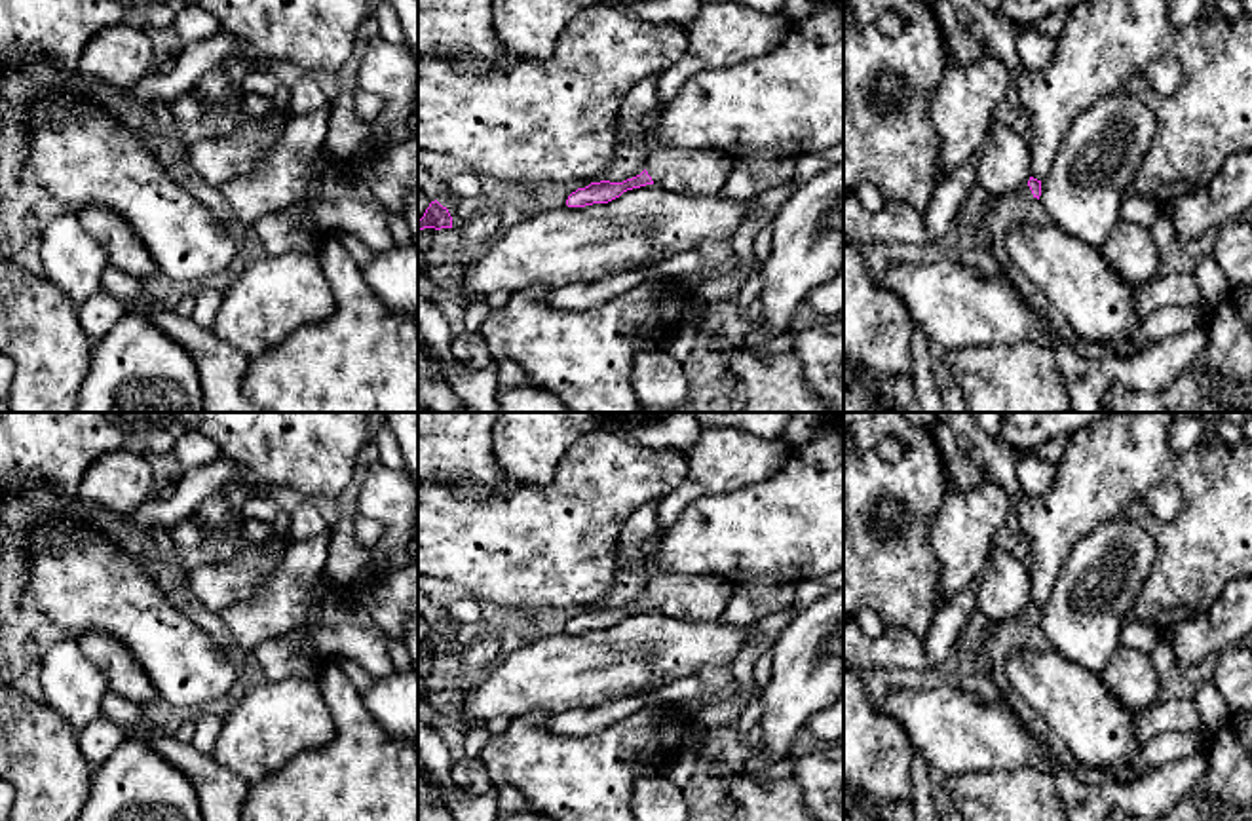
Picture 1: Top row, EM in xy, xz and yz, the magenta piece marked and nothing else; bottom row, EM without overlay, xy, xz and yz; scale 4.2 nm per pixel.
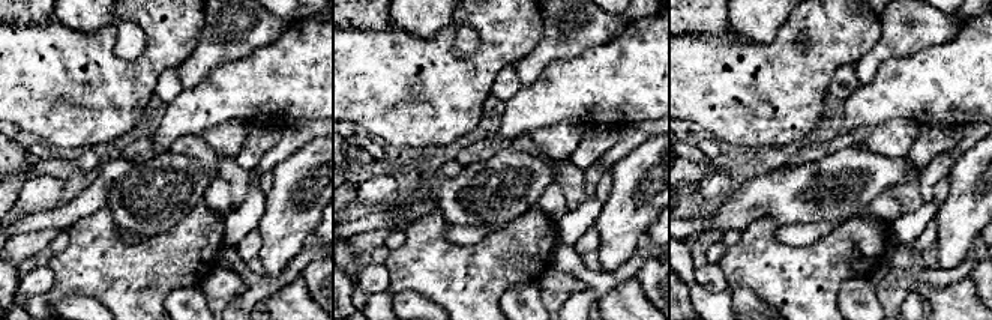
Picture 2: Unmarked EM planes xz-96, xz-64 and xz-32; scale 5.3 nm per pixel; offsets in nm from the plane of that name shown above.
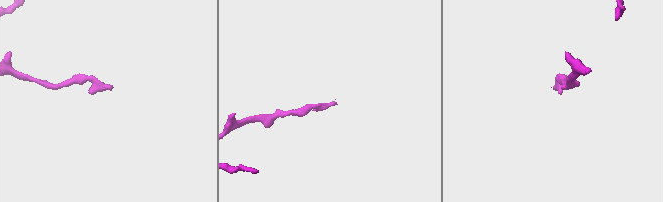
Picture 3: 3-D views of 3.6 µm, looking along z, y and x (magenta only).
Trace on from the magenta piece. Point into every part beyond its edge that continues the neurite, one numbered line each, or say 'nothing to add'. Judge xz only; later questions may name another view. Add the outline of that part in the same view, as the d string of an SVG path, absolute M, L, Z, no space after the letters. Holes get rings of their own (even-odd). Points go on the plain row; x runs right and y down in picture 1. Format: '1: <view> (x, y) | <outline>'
1: xz (686, 597) | M659 574L648 582L652 606L682 621L716 621L722 618L735 583L712 576Z

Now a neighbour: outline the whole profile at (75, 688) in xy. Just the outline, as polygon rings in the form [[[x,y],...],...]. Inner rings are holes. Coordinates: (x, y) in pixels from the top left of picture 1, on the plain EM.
[[[76,639],[46,644],[38,665],[44,703],[74,732],[101,716],[110,686],[103,671],[82,654]]]

